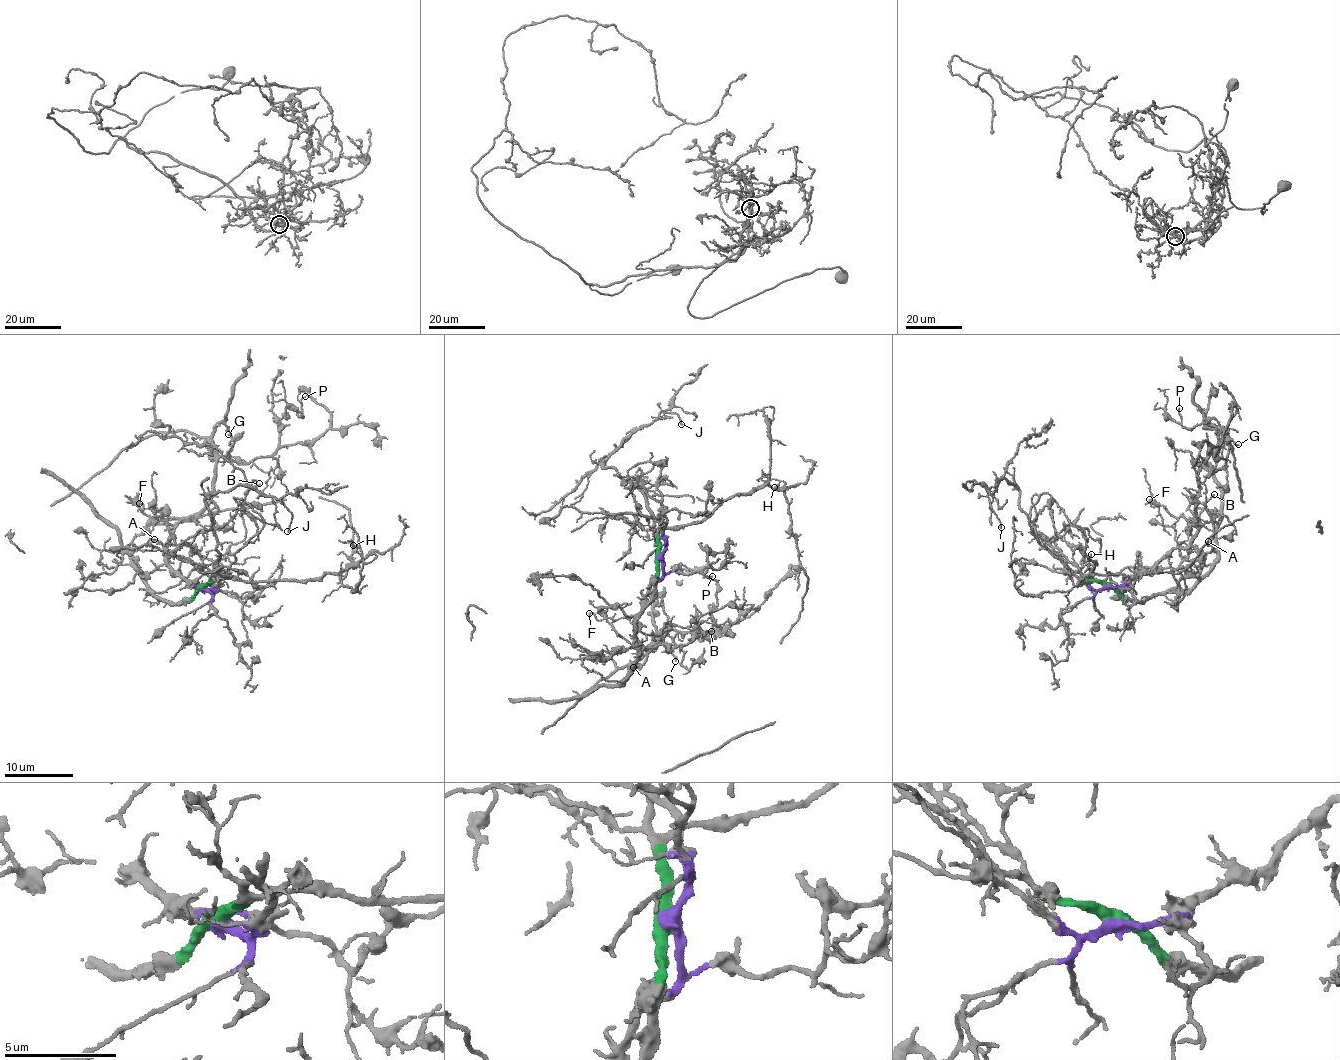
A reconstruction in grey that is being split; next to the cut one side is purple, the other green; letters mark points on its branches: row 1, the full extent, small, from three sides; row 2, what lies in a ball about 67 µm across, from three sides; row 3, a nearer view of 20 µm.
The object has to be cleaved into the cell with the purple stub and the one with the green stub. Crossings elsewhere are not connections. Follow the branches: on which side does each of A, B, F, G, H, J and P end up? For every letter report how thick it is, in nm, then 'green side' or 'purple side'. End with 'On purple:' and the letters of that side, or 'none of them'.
A: 140 nm | green side
B: 120 nm | green side
F: 120 nm | purple side
G: 130 nm | purple side
H: 100 nm | green side
J: 120 nm | green side
P: 100 nm | purple side
On purple: F, G, P

